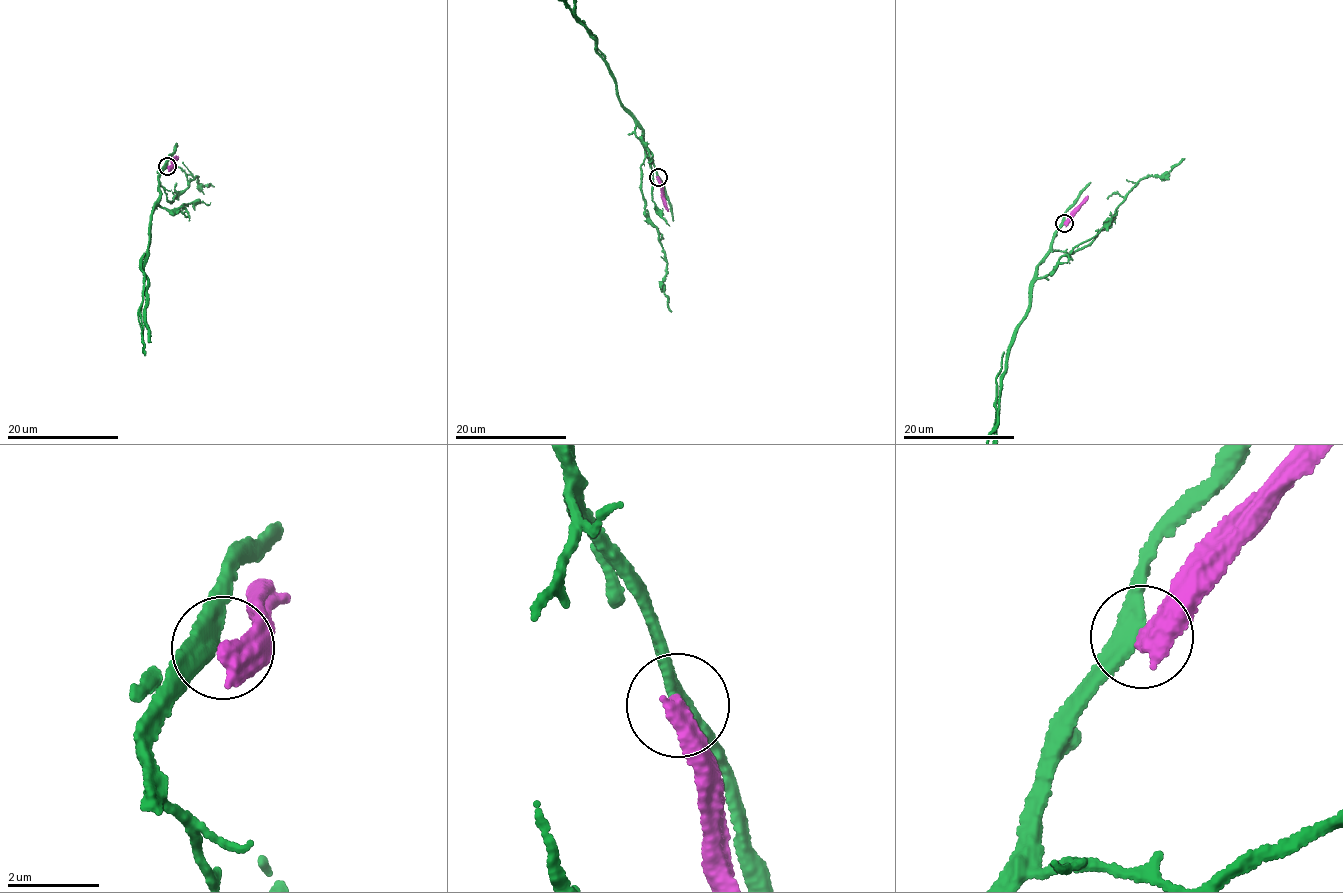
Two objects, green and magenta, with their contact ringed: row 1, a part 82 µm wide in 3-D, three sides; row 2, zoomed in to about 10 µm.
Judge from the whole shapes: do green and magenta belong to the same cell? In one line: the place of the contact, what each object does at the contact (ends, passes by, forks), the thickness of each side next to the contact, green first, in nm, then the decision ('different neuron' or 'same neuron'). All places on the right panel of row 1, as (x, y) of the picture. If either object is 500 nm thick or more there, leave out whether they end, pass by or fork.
(1064, 223) | 320/500 nm | different neuron

